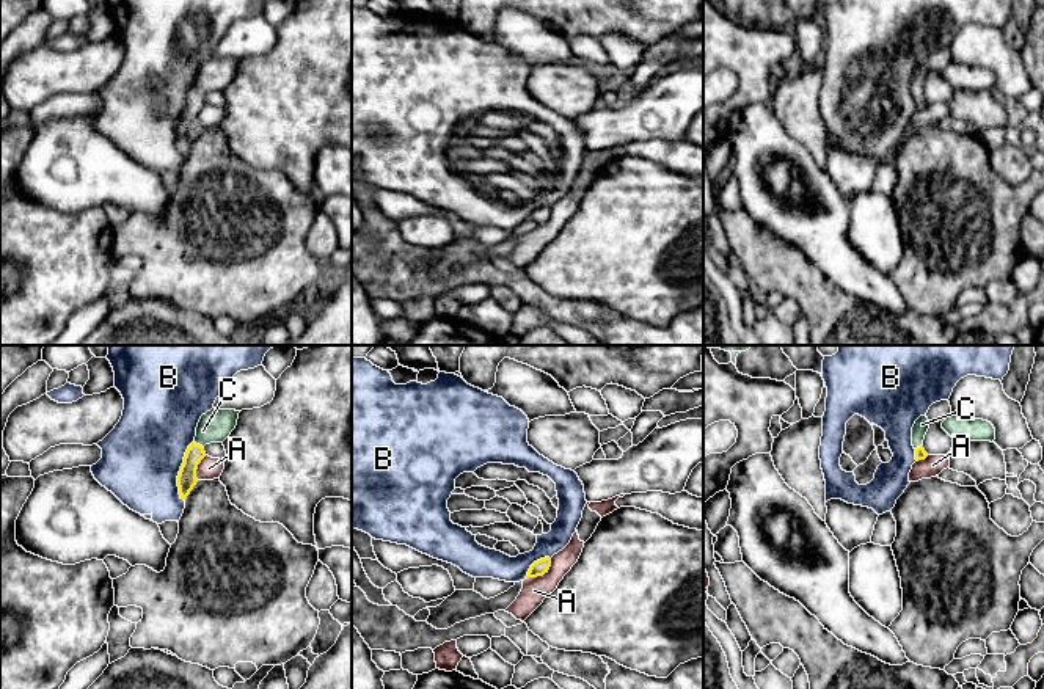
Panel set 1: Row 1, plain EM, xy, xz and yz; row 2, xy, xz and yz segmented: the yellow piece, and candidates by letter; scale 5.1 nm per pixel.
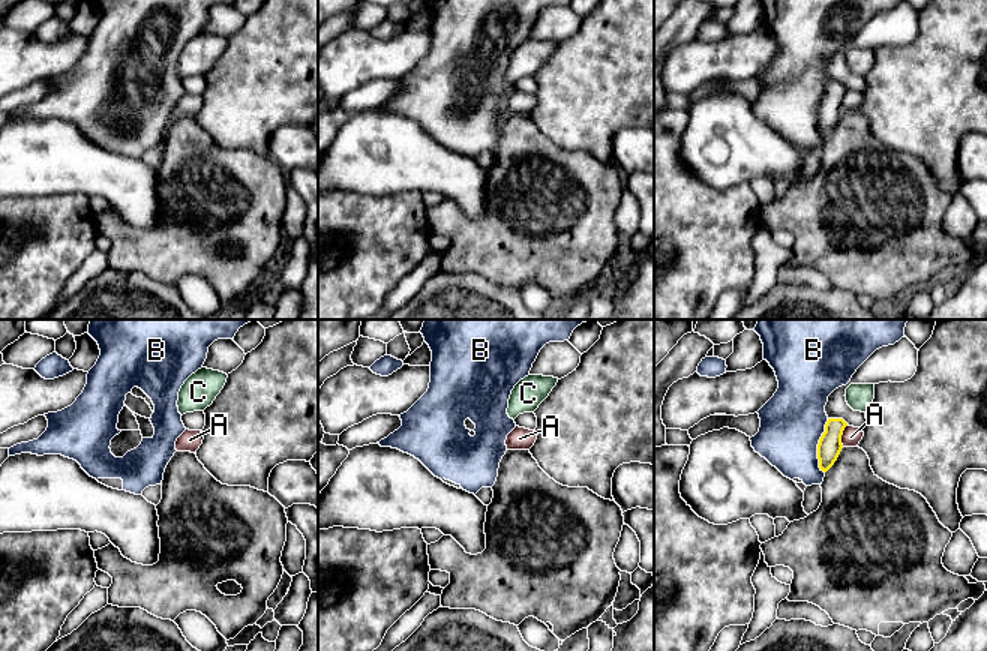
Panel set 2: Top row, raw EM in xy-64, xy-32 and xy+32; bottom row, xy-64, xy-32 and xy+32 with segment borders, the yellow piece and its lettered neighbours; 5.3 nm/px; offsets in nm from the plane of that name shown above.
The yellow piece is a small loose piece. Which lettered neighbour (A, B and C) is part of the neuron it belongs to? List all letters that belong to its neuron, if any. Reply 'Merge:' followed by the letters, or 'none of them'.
Merge: C

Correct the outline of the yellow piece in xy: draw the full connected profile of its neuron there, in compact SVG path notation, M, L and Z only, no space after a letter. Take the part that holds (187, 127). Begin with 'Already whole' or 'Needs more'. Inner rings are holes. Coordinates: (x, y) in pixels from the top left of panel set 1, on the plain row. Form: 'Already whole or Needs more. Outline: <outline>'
Needs more. Outline: M212 57L201 64L195 89L188 94L184 111L177 124L181 148L187 148L196 133L196 118L206 105L204 94L210 91L223 91L237 74L239 61L235 58Z

